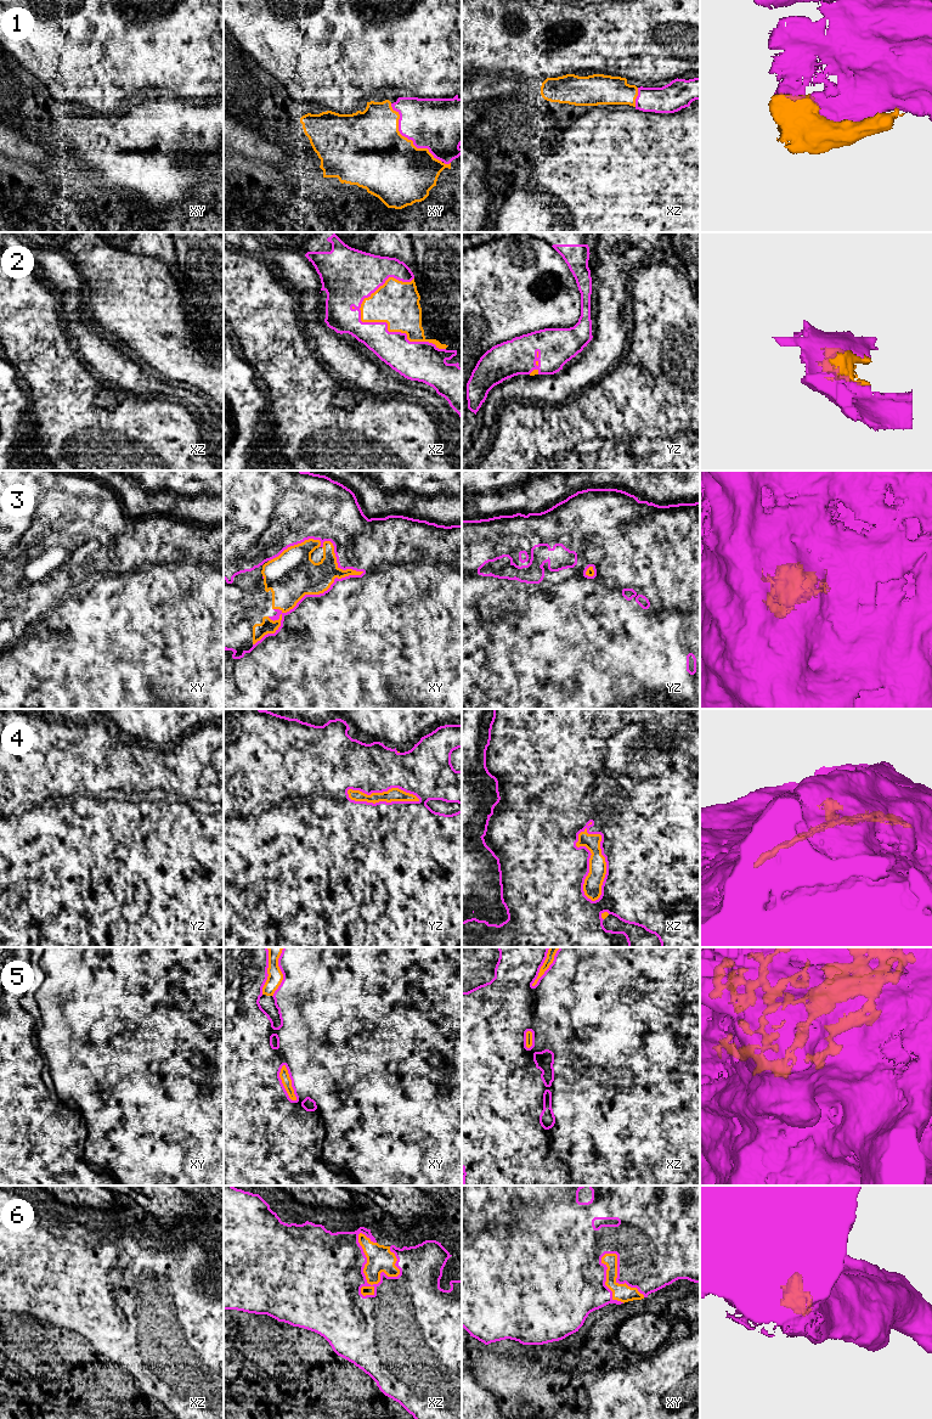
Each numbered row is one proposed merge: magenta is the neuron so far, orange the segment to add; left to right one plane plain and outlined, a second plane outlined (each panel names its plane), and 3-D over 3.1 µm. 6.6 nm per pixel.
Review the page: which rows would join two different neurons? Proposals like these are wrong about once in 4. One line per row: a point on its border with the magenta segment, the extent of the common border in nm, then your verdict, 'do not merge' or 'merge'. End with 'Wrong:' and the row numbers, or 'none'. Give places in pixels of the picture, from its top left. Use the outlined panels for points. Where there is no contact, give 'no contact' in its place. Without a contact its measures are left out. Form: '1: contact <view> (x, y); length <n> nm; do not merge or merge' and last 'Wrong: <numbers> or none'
1: contact xy (407, 138); length 500 nm; merge
2: contact xz (391, 332); length 650 nm; merge
3: contact xy (304, 596); length 850 nm; merge
4: contact xz (605, 860); length 500 nm; merge
5: contact xy (292, 1082); length 260 nm; merge
6: contact xz (366, 1262); length 440 nm; merge
Wrong: none

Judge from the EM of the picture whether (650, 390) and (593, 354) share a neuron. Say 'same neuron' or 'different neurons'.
different neurons

